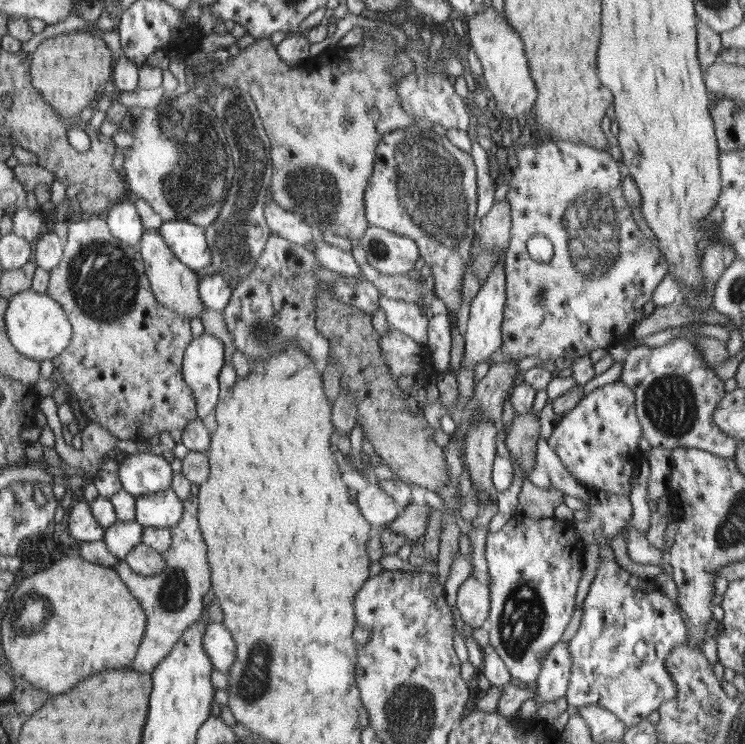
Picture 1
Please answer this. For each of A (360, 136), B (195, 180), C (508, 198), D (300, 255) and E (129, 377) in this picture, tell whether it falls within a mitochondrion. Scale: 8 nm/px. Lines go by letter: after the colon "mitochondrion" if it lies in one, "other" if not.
A: other
B: mitochondrion
C: other
D: other
E: other

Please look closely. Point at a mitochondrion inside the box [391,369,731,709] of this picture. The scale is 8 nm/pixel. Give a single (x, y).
(521, 620)

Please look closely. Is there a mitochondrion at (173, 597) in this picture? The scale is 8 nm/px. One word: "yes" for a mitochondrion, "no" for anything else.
yes

